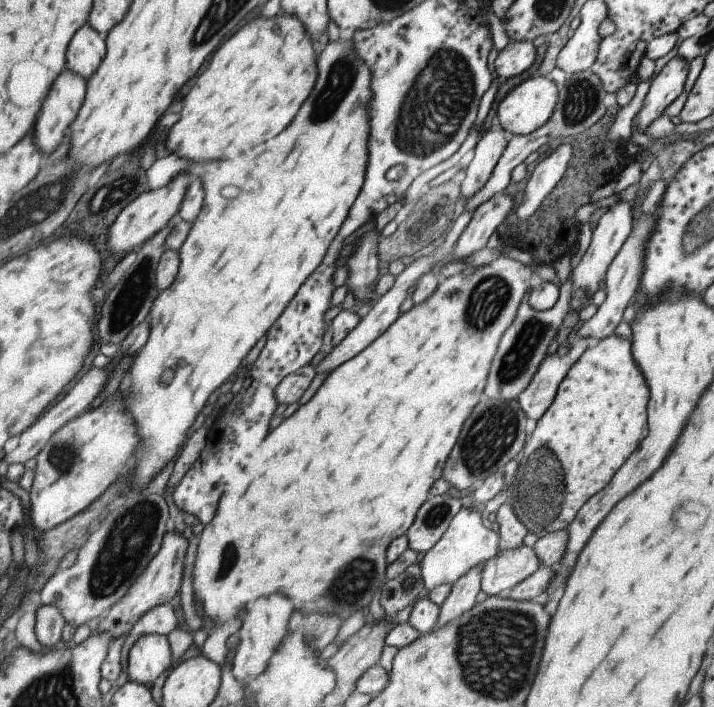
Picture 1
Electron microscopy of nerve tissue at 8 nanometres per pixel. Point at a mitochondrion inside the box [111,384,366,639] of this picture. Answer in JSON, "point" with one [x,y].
{"point":[229,556]}

